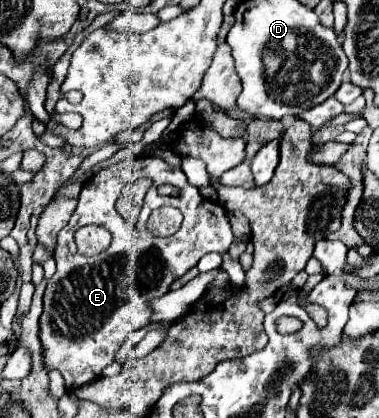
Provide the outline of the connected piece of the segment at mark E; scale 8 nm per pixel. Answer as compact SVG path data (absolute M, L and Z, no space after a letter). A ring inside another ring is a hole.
M139 157L125 159L109 169L99 171L85 183L79 205L71 215L69 223L59 231L55 261L57 271L47 281L47 289L43 295L43 313L39 317L39 341L43 347L43 361L47 373L57 369L65 379L65 389L71 393L73 389L97 379L101 371L113 363L117 349L125 343L125 339L145 327L149 323L151 311L149 301L165 295L169 285L185 275L191 267L199 263L199 259L209 251L225 253L233 241L231 225L227 221L227 211L219 203L207 201L199 195L199 189L189 185L181 167L167 165L157 157ZM135 179L153 179L145 205L141 209L141 217L135 231L129 231L121 213L115 207L121 191L135 183ZM161 183L169 183L181 189L179 197L161 197L157 187ZM161 205L173 205L183 213L183 223L177 233L169 237L155 237L147 227L147 219L153 209ZM83 225L103 225L113 233L113 241L109 249L99 255L85 257L79 255L75 247L75 231Z

